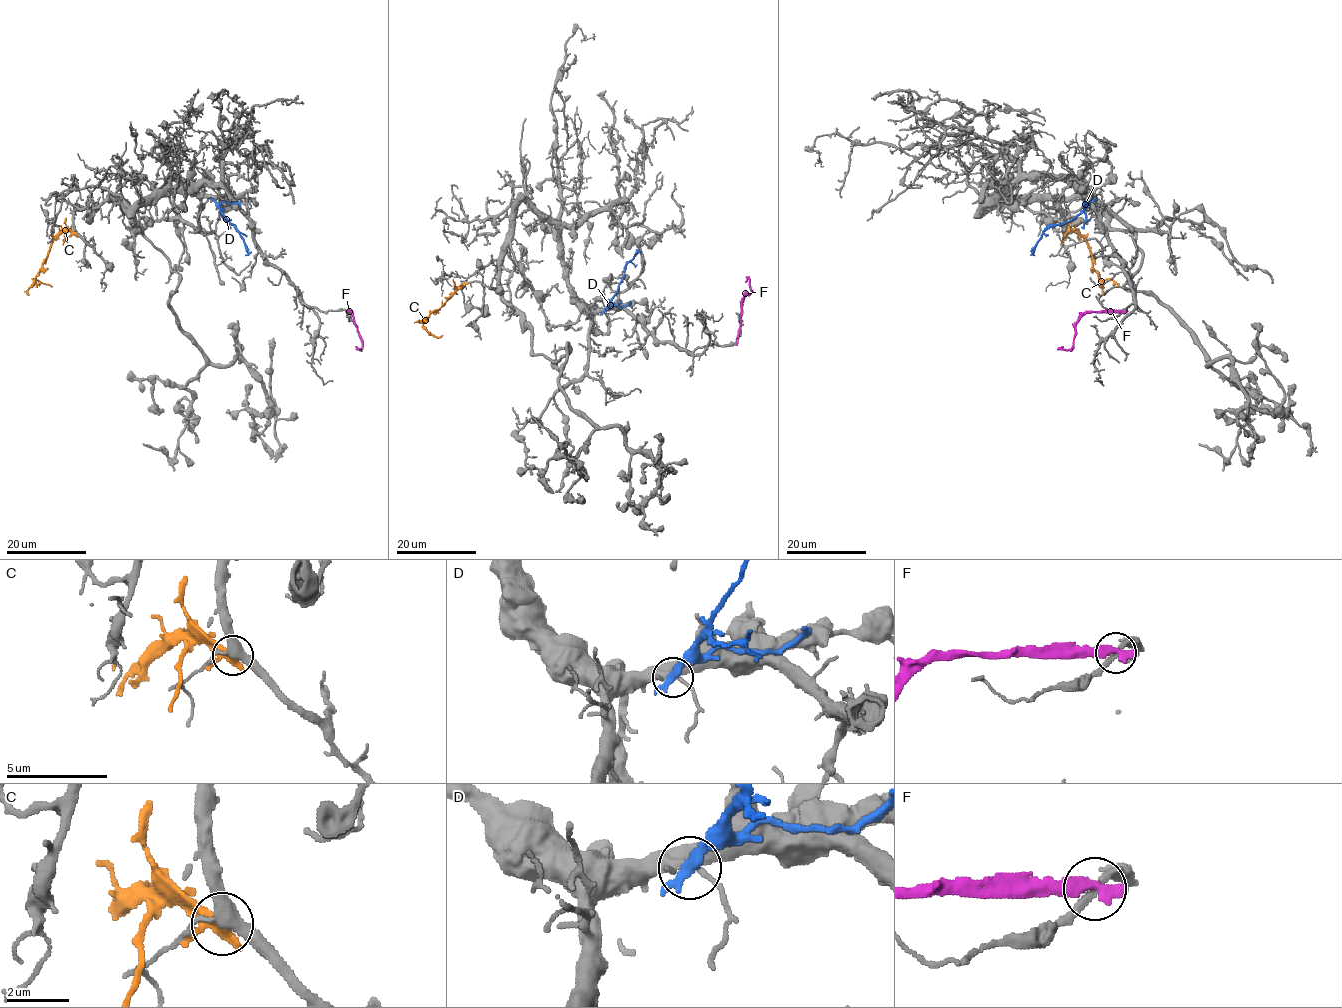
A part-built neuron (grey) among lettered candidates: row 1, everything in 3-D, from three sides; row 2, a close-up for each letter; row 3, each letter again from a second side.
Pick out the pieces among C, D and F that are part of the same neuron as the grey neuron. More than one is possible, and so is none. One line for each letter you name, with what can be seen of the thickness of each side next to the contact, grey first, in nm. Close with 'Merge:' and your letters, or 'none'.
Merge: none

